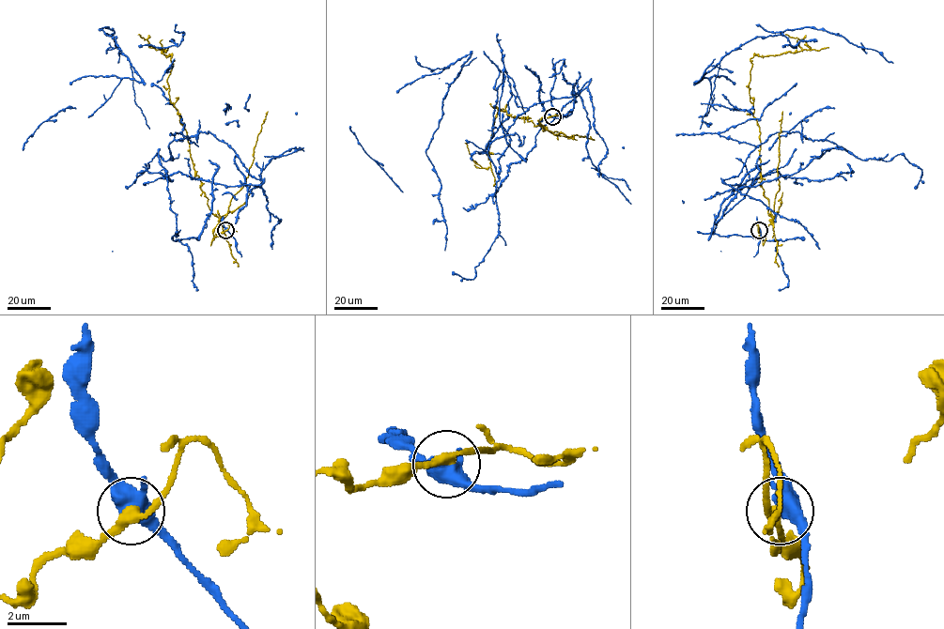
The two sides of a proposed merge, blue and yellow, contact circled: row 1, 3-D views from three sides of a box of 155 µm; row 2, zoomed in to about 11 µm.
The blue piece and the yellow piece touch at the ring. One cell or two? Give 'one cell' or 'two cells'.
two cells

